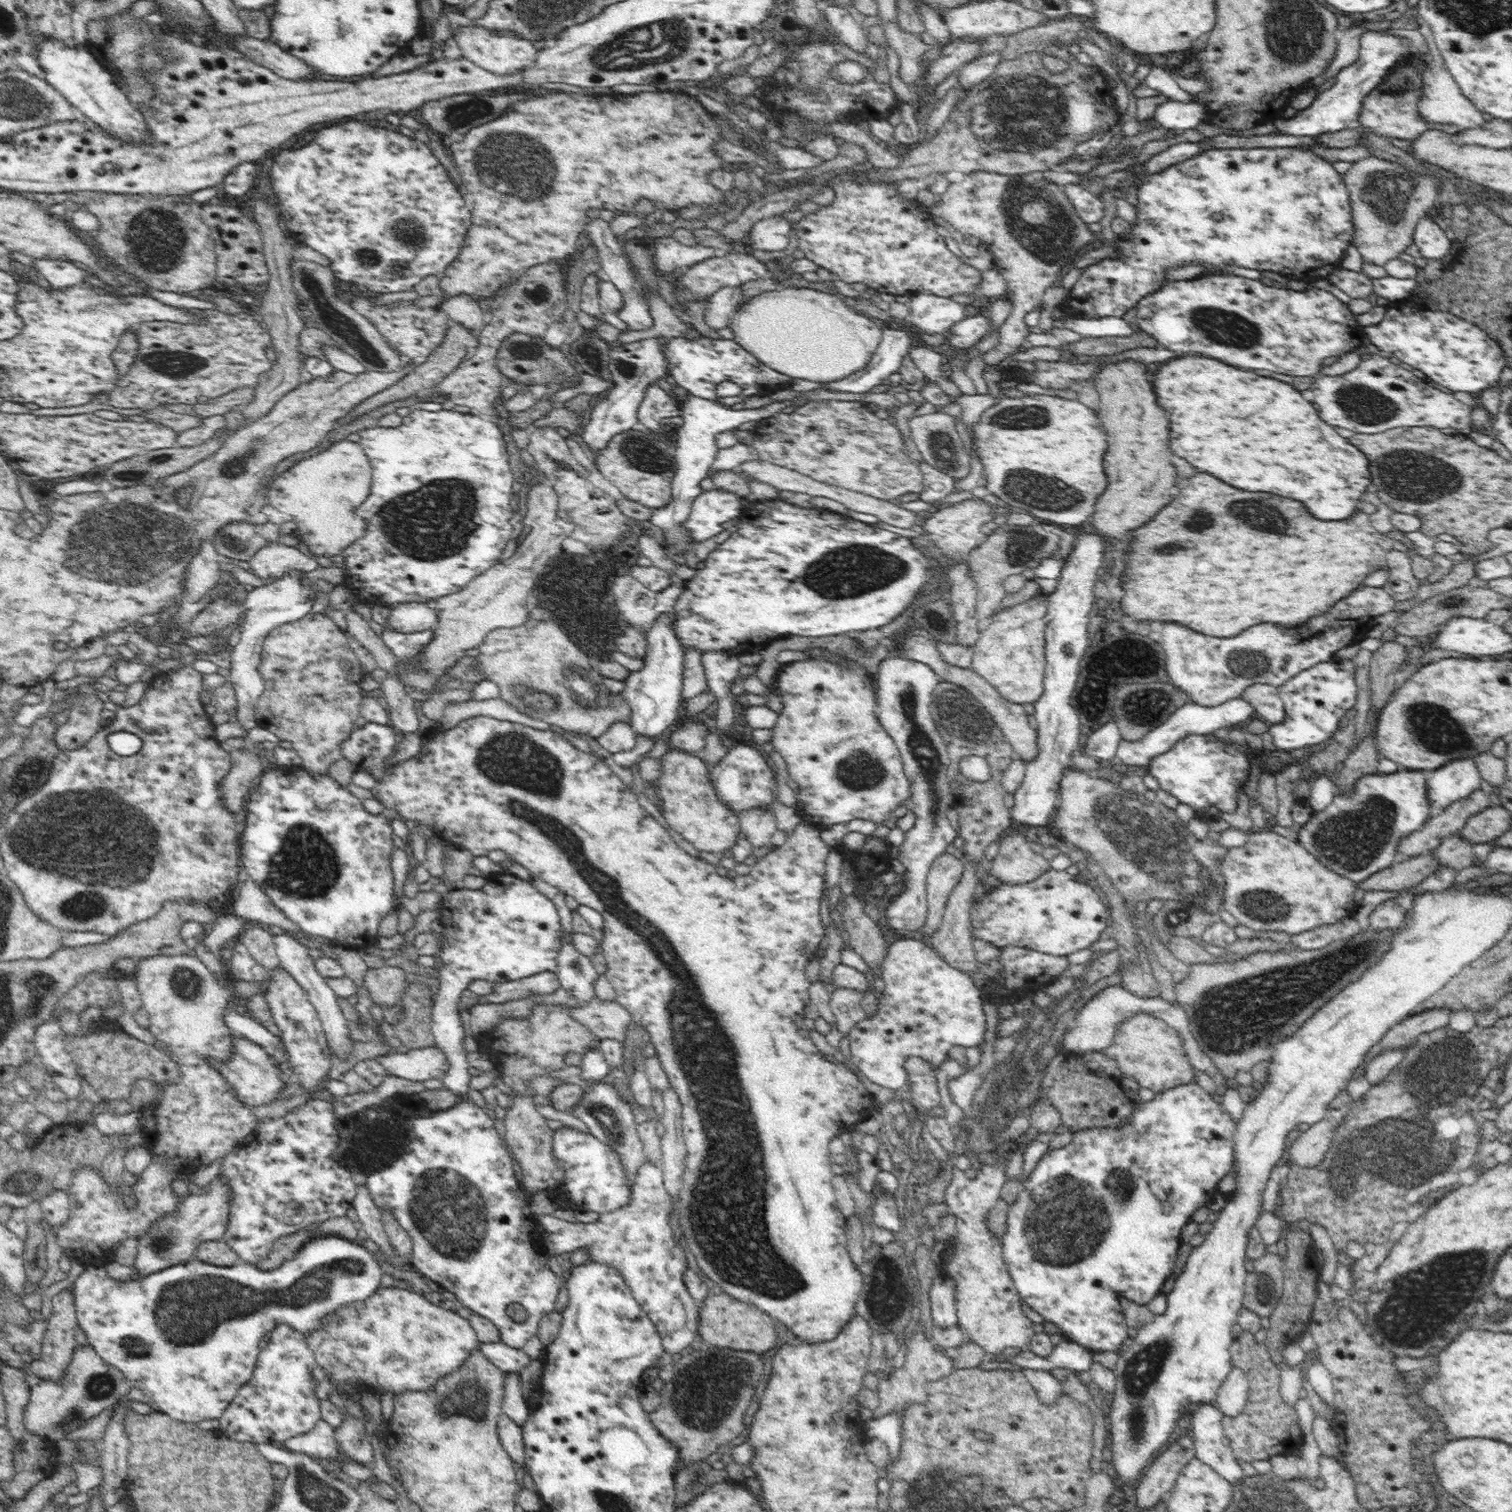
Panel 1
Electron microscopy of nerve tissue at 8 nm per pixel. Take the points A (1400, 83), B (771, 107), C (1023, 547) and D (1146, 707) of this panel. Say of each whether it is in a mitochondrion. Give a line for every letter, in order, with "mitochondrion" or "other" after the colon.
A: mitochondrion
B: other
C: mitochondrion
D: mitochondrion

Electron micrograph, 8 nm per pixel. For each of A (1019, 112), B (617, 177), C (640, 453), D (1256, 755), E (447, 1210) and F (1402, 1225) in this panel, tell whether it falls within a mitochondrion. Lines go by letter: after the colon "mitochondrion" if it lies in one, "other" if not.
A: mitochondrion
B: other
C: mitochondrion
D: other
E: mitochondrion
F: other

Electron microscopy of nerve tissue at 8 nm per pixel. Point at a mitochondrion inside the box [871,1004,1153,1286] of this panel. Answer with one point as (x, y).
(1066, 1222)

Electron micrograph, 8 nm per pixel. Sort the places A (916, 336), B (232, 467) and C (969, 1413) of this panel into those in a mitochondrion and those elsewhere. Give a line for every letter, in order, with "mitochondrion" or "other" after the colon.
A: other
B: mitochondrion
C: other

